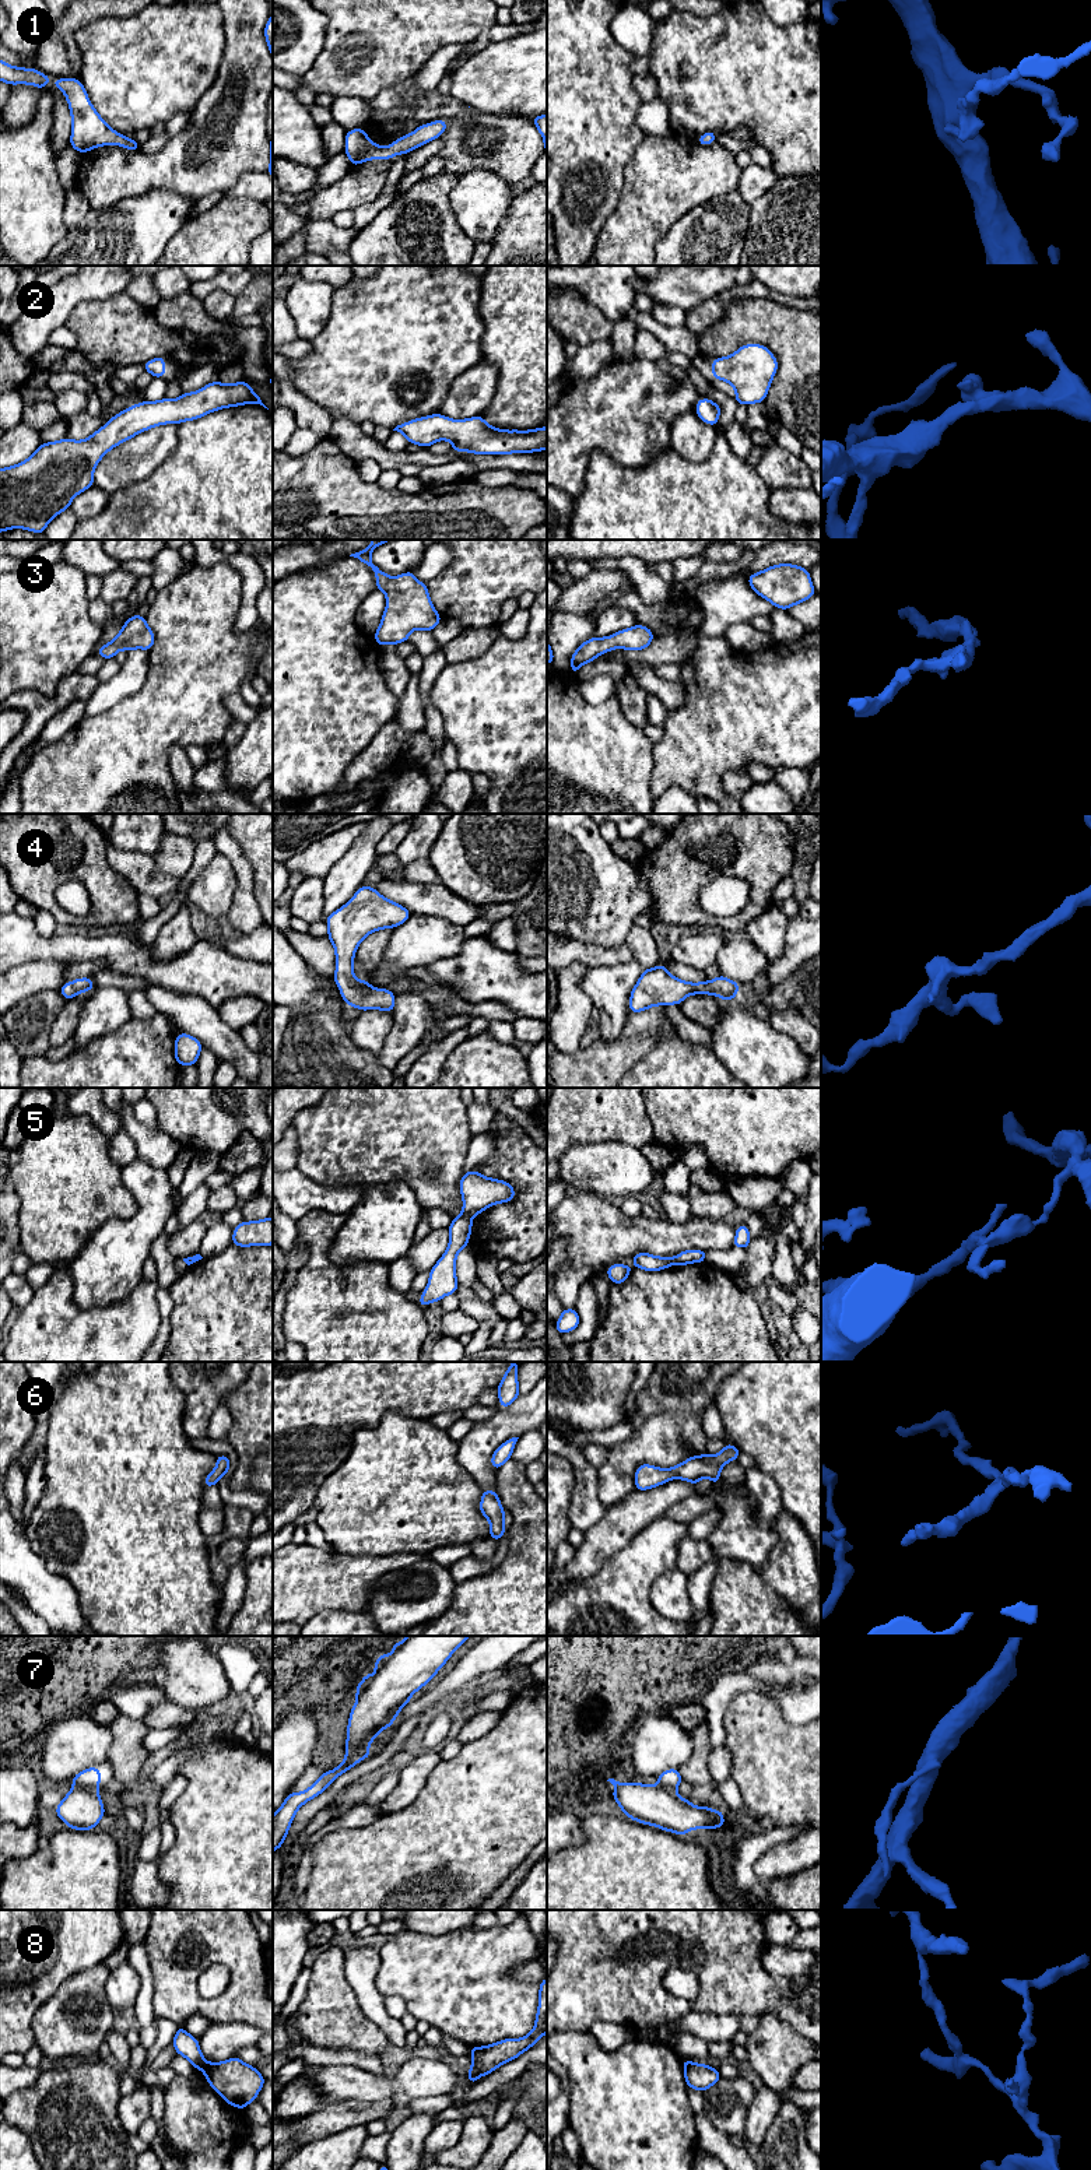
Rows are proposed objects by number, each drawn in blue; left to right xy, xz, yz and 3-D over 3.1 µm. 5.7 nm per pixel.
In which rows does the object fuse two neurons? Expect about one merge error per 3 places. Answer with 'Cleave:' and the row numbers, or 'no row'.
Cleave: 5, 8

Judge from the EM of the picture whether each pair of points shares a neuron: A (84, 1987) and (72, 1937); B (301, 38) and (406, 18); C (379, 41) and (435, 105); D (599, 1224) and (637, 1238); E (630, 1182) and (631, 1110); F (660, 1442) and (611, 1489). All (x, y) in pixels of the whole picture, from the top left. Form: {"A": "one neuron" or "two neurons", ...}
{"A": "two neurons", "B": "two neurons", "C": "two neurons", "D": "one neuron", "E": "two neurons", "F": "one neuron"}

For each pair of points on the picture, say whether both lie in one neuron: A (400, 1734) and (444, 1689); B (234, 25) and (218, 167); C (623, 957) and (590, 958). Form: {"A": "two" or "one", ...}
{"A": "two", "B": "one", "C": "one"}

